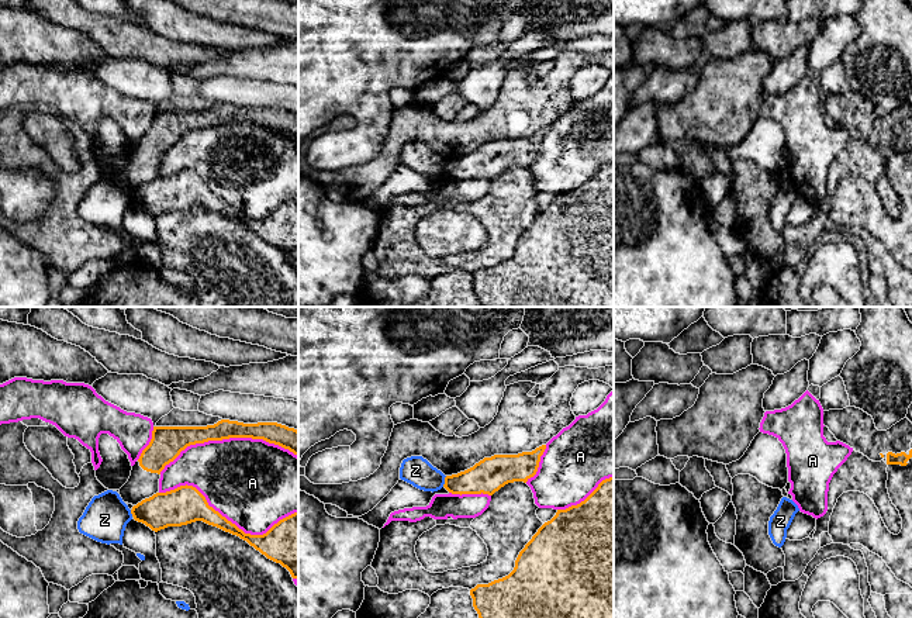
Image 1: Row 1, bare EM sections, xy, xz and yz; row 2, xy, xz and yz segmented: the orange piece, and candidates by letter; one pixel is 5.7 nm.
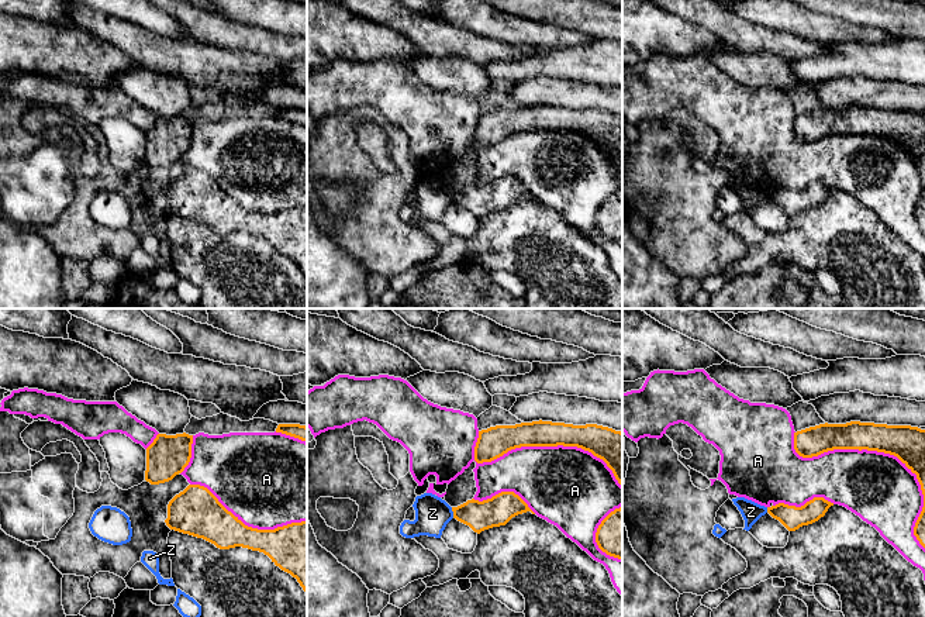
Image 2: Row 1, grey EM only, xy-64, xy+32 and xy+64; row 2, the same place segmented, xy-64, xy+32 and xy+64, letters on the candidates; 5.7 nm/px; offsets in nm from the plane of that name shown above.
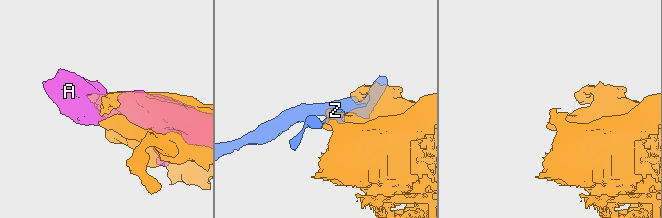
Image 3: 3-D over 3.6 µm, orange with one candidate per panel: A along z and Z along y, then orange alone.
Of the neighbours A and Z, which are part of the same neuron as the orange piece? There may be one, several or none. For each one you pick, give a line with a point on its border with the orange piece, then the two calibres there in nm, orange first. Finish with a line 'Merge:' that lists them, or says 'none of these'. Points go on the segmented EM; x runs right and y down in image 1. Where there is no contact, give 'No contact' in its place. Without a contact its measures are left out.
Merge: none of these

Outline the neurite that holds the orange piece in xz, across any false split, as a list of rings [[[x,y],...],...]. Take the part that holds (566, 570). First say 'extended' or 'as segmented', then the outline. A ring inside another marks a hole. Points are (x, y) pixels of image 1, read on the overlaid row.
as segmented | [[[614,477],[580,504],[557,510],[519,552],[514,570],[470,590],[479,618],[614,618]]]

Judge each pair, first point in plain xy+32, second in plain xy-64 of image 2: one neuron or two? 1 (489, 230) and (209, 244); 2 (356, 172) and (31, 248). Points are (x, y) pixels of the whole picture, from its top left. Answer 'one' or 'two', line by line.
1: one
2: two

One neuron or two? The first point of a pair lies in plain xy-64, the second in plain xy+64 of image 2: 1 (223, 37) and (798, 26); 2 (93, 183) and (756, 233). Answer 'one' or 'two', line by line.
1: one
2: two

